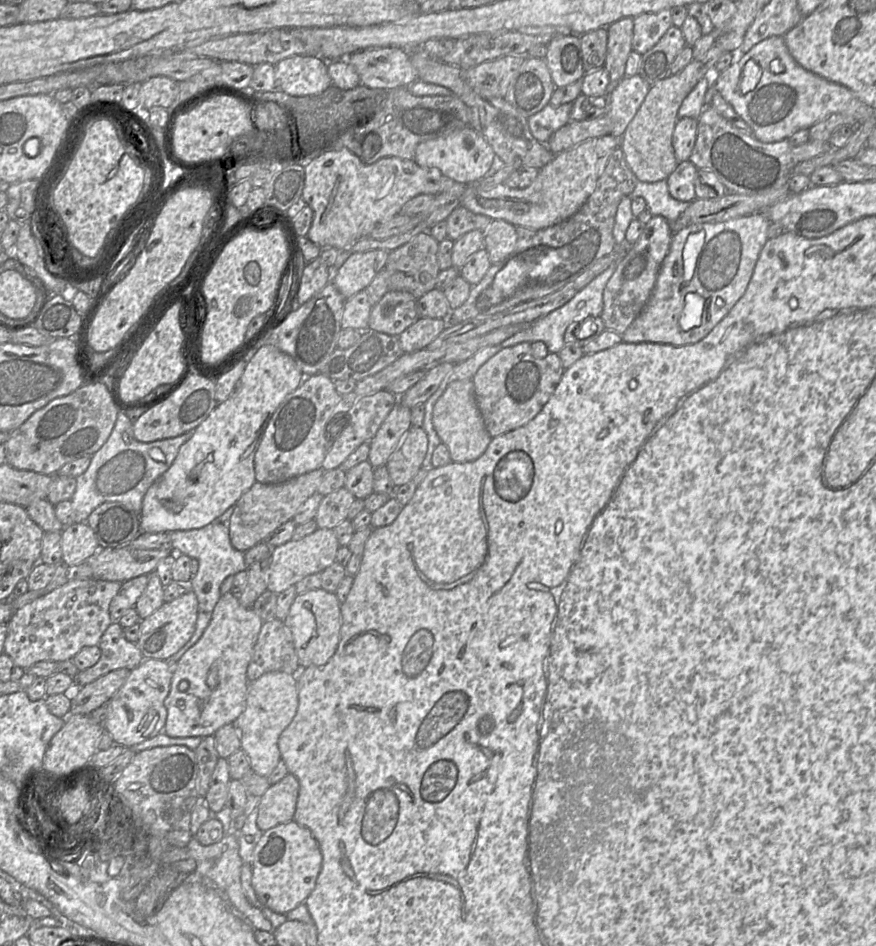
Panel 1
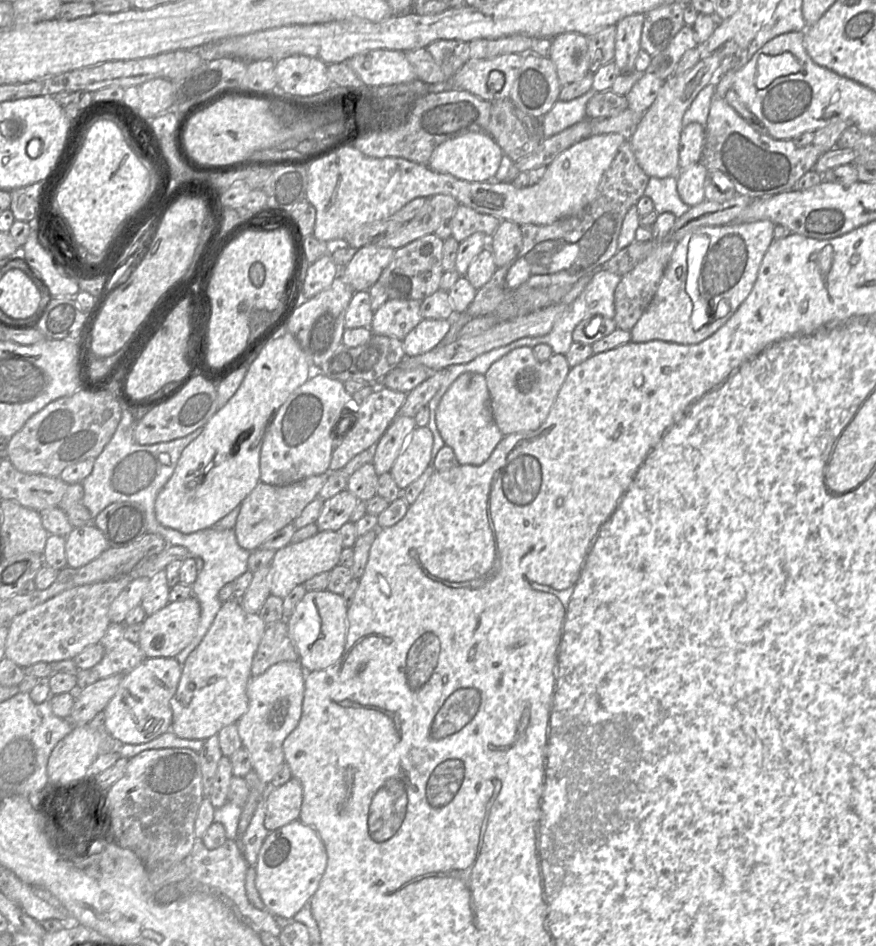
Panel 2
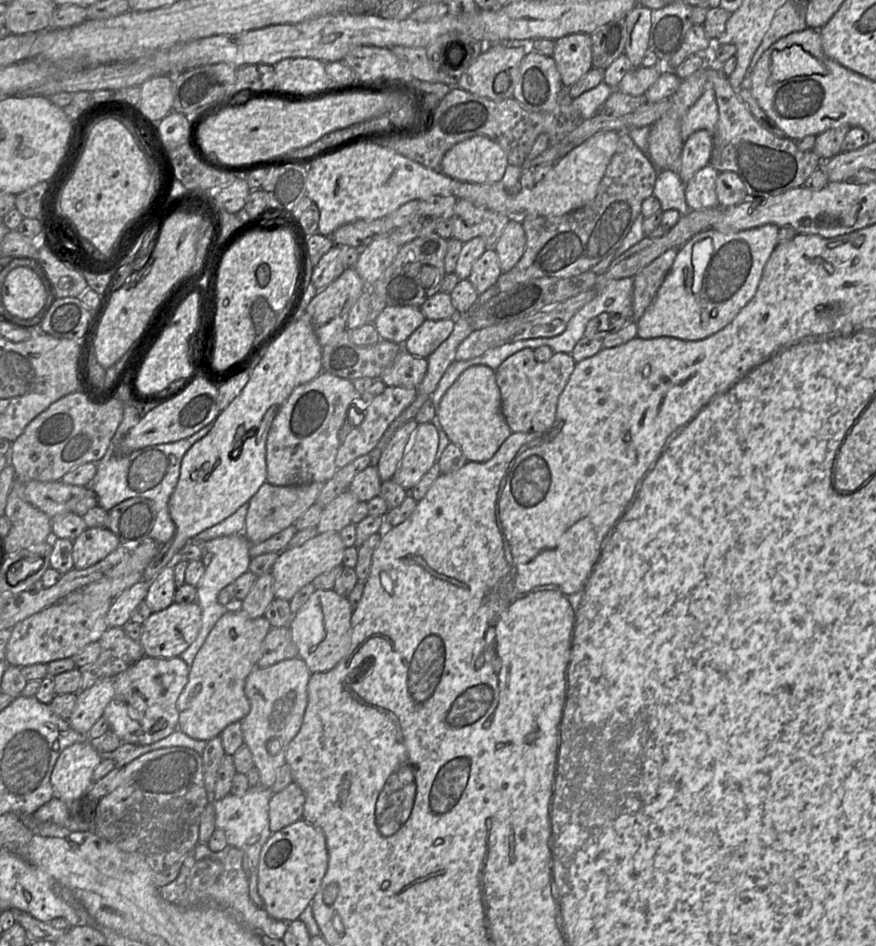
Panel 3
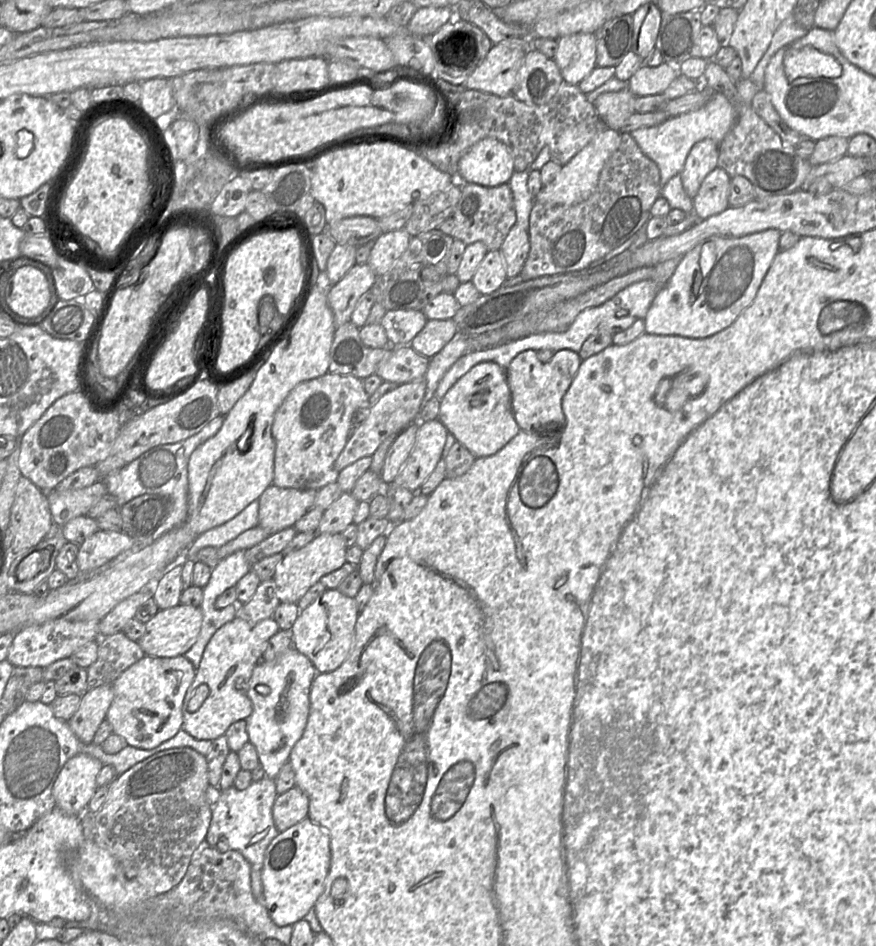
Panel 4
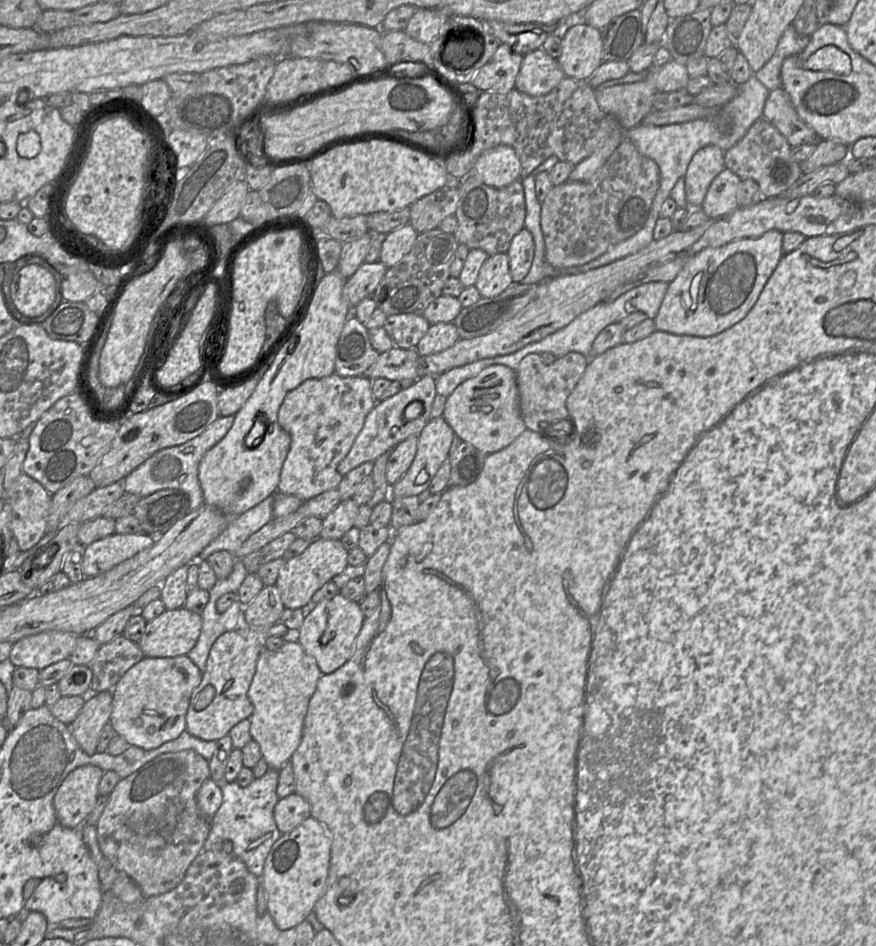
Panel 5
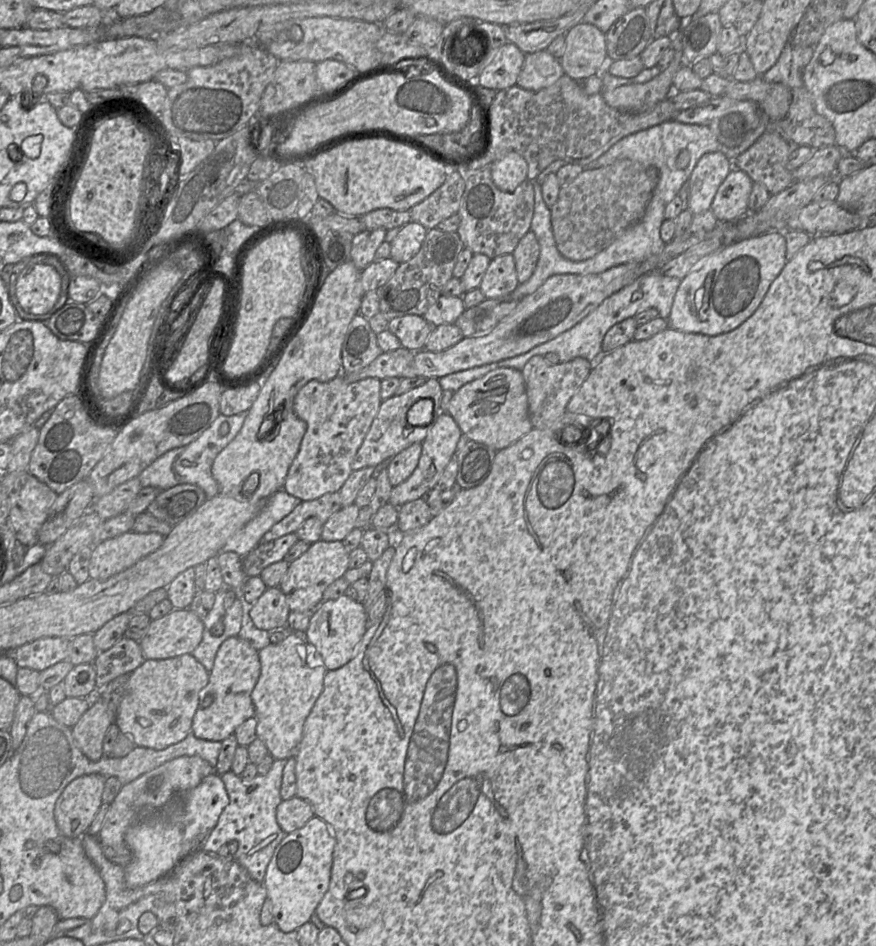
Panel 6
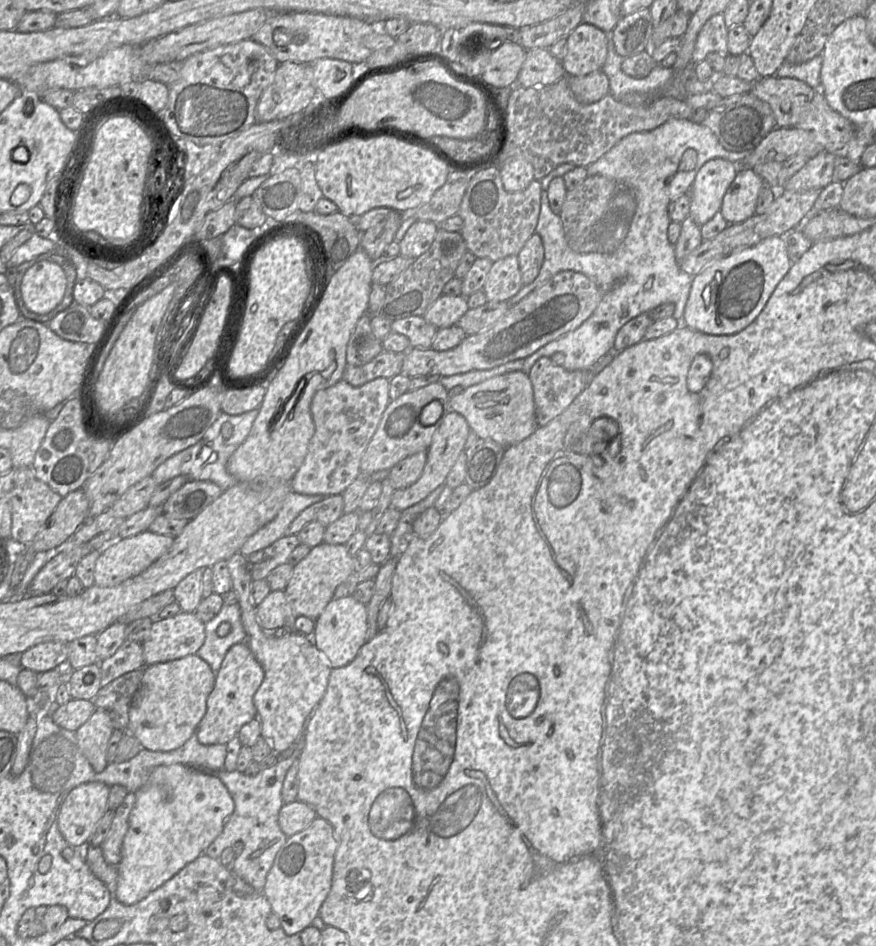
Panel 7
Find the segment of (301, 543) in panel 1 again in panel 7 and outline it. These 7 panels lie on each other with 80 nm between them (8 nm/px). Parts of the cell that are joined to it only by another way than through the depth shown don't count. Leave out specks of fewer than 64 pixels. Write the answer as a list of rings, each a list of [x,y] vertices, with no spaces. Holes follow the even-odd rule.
[[[321,544],[311,548],[309,554],[293,567],[291,579],[284,592],[296,616],[316,620],[334,598],[336,588],[352,573],[353,555],[344,544]]]

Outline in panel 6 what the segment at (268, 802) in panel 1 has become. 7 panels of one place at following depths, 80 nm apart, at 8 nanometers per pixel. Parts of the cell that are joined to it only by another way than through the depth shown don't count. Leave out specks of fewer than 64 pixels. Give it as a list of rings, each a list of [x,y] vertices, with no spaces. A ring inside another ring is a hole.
[[[298,796],[282,800],[276,808],[277,823],[286,834],[301,828],[313,816],[311,804]]]

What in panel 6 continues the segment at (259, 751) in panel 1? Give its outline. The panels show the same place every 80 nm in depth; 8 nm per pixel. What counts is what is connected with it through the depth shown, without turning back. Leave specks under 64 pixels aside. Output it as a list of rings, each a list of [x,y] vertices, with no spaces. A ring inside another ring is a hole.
[[[273,632],[262,634],[260,638],[250,637],[253,642],[255,640],[261,664],[260,676],[251,693],[251,699],[255,707],[256,736],[265,743],[274,759],[288,759],[294,756],[302,739],[304,723],[323,690],[324,677],[328,670],[321,654],[307,640],[305,632],[291,633],[279,644],[268,642],[267,638],[271,633]]]

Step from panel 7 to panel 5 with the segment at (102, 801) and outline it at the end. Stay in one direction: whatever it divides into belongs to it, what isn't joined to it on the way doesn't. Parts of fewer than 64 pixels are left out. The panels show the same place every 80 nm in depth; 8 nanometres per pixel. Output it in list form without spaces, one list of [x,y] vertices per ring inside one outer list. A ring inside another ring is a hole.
[[[83,765],[65,777],[53,799],[58,823],[74,829],[82,826],[95,806],[103,772],[97,766]]]

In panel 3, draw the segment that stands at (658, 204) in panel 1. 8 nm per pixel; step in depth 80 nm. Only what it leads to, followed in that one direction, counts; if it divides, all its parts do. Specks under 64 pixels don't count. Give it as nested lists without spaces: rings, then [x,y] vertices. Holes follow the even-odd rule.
[[[677,169],[658,172],[653,196],[660,201],[661,211],[676,209],[682,216],[691,211],[685,198],[685,183]]]

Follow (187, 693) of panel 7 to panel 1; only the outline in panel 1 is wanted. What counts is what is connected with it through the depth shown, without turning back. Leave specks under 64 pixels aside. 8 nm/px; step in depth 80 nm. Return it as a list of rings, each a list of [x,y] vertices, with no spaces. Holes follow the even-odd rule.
[[[144,659],[130,671],[125,683],[107,703],[107,717],[103,726],[116,744],[131,747],[163,732],[167,718],[164,701],[171,688],[172,676],[173,665],[161,659]]]

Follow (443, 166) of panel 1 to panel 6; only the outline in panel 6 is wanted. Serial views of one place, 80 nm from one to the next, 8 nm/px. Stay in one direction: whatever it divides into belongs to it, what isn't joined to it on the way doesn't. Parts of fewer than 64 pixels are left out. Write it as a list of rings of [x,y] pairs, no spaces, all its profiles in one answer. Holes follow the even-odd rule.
[[[509,152],[490,165],[491,177],[501,191],[512,192],[527,179],[526,160],[516,152]]]

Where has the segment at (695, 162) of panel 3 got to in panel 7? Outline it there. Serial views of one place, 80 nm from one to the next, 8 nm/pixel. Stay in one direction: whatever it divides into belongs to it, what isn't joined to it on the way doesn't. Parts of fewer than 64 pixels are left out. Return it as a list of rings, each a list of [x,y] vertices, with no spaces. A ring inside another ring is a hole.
[[[716,158],[707,161],[698,171],[689,192],[690,217],[702,226],[720,212],[723,197],[735,179],[739,165]]]

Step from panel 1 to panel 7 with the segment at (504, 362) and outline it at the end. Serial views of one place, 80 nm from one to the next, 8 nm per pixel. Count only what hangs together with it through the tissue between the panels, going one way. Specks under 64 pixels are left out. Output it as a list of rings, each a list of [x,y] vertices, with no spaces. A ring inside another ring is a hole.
[[[541,357],[534,363],[528,376],[533,387],[536,422],[541,427],[562,414],[587,387],[592,378],[592,370],[569,371],[554,364],[549,357]]]

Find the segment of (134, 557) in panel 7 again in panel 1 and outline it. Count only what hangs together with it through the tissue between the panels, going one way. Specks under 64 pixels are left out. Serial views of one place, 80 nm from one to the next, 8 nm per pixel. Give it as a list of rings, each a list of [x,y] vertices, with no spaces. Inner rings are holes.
[[[86,522],[74,523],[61,532],[62,564],[76,566],[86,562],[101,547]]]

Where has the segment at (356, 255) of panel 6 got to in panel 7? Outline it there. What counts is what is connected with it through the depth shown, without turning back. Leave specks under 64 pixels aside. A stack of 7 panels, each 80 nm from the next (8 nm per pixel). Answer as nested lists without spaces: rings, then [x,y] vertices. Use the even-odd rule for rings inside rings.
[[[391,211],[383,221],[361,233],[359,248],[363,249],[372,261],[378,262],[386,247],[394,240],[403,219],[403,214]]]

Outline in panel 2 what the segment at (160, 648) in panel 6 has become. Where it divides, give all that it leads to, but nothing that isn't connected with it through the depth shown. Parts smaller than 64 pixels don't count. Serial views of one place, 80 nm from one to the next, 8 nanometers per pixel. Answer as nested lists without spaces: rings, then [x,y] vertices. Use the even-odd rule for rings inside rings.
[[[195,596],[169,602],[164,608],[147,616],[141,624],[139,646],[146,658],[175,658],[196,635],[200,623],[201,606]]]

